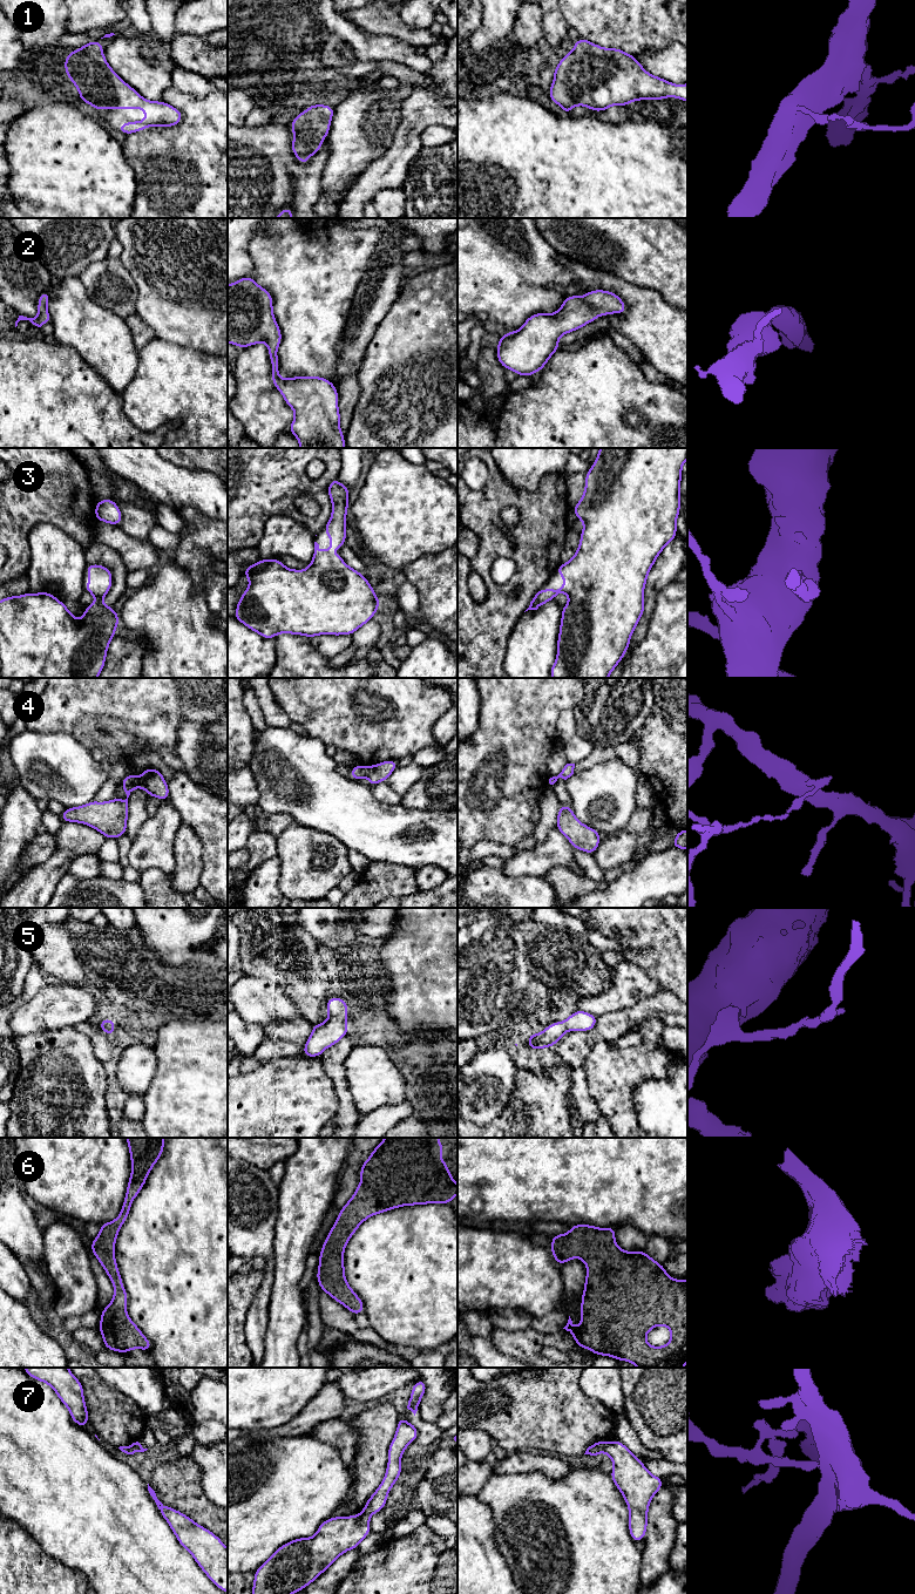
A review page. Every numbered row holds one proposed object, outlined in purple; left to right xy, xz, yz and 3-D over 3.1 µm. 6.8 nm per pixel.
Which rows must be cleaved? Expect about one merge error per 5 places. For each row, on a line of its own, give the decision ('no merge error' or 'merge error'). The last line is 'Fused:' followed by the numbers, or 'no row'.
1: no merge error
2: no merge error
3: no merge error
4: merge error
5: no merge error
6: no merge error
7: merge error
Fused: 4, 7

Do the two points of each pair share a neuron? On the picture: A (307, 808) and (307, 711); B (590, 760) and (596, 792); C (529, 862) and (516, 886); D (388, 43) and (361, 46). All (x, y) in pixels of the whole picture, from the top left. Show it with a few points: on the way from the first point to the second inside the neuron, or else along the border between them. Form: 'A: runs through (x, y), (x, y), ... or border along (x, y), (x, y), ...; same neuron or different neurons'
A: border along (309, 734), (319, 738), (325, 744); different neurons
B: border along (618, 758), (602, 760), (574, 773); different neurons
C: border along (501, 868), (506, 874), (514, 876), (541, 876); different neurons
D: runs through (381, 46), (368, 46); same neuron

